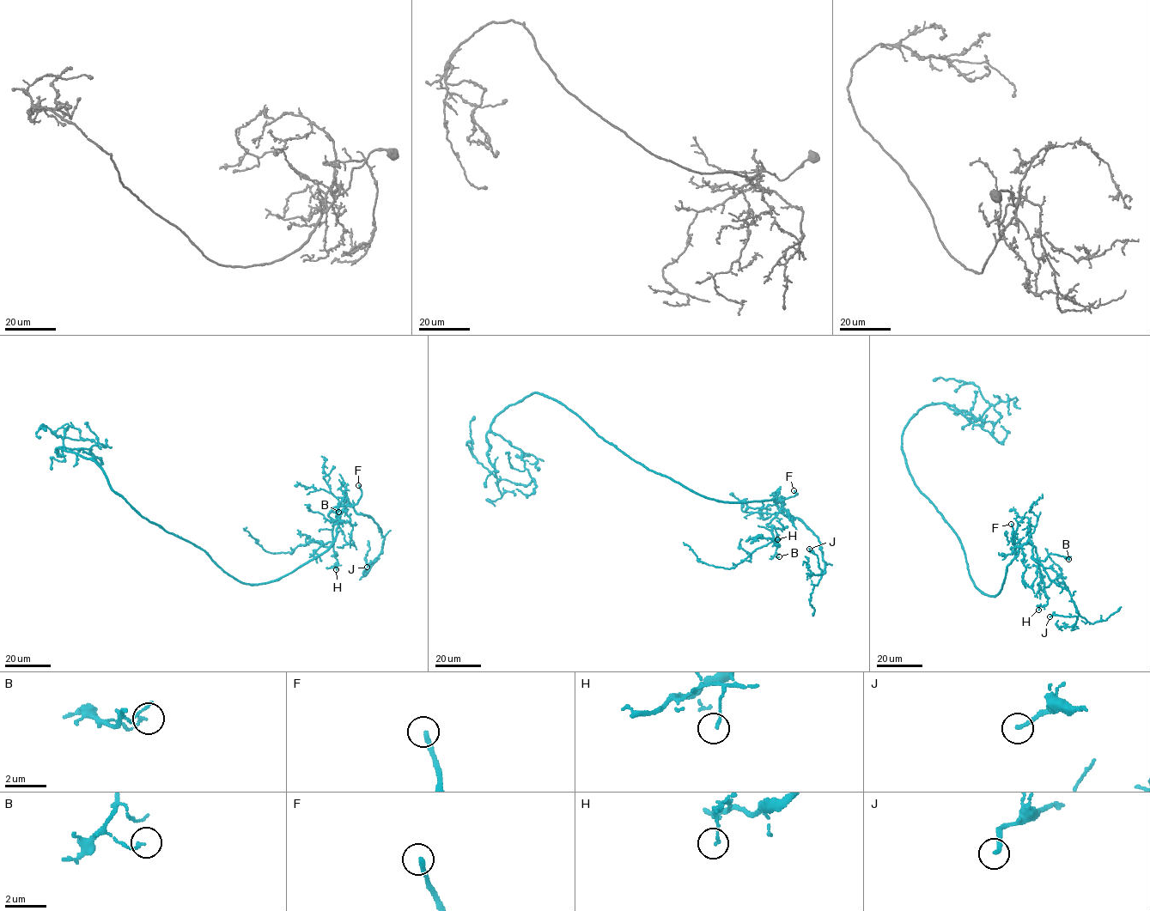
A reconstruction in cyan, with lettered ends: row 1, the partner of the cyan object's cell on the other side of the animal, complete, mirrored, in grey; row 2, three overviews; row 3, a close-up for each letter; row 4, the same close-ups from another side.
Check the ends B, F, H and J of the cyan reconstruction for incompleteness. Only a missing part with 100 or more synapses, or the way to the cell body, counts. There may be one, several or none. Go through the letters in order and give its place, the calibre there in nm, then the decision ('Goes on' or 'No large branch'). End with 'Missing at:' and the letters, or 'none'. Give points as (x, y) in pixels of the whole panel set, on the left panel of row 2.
B: Place: (338, 512). Thickness 130 nm. No large branch
F: Place: (358, 485). Thickness 220 nm. Goes on
H: Place: (336, 569). Thickness 120 nm. No large branch
J: Place: (367, 567). Thickness 190 nm. No large branch
Missing at: F

